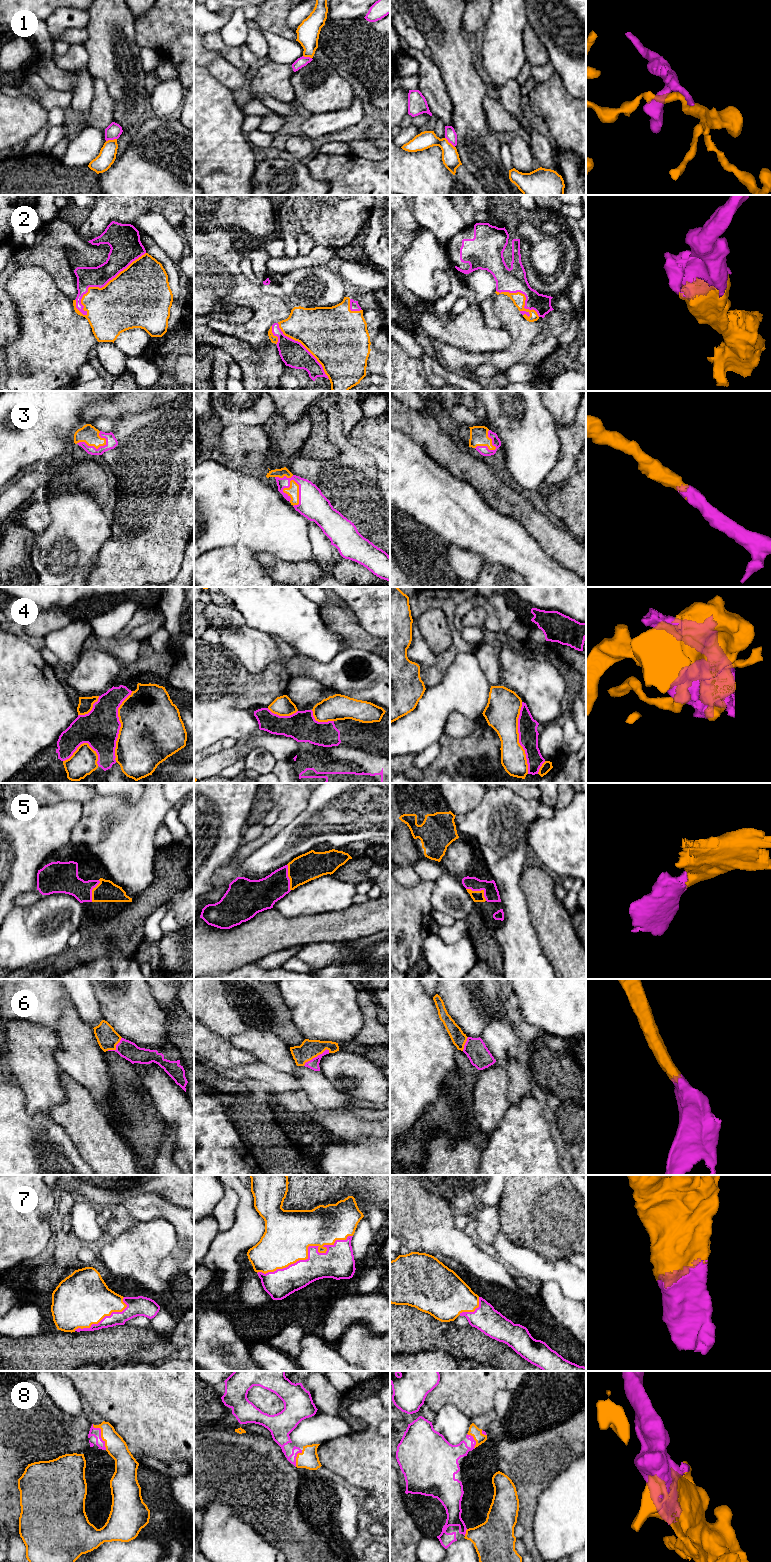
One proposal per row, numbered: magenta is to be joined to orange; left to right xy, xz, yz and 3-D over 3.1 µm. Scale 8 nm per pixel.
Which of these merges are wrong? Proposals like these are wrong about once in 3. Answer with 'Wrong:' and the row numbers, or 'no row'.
Wrong: 1, 4

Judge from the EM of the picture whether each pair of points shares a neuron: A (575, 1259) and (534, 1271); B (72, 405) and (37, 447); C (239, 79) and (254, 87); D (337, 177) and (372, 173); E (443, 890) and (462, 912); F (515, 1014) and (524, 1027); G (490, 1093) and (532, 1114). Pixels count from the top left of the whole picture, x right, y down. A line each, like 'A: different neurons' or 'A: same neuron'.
A: different neurons
B: same neuron
C: different neurons
D: same neuron
E: same neuron
F: same neuron
G: different neurons

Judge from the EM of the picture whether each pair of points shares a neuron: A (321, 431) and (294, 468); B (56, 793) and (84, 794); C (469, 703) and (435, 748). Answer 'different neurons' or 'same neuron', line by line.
A: different neurons
B: same neuron
C: different neurons

